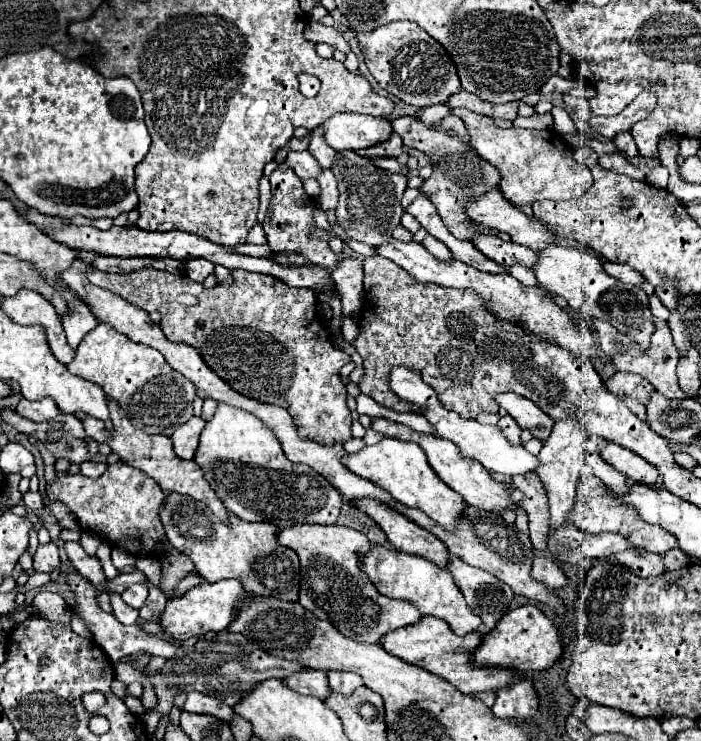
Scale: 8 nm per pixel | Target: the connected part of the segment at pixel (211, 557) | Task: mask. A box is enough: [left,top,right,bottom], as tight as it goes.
[161,494,301,602]

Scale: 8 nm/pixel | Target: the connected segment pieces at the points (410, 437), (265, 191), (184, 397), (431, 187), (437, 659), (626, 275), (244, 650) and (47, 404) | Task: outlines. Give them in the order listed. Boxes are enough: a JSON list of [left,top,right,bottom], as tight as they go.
[[373,418,517,514],[257,176,271,224],[67,324,195,436],[391,116,501,242],[379,616,519,694],[603,262,645,286],[141,632,307,716],[15,398,61,422]]

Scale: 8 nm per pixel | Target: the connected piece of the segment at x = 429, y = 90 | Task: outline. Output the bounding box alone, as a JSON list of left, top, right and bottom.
[357,22,461,106]

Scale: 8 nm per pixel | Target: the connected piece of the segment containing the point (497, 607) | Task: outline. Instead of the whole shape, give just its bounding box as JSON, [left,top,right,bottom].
[445,556,513,630]

